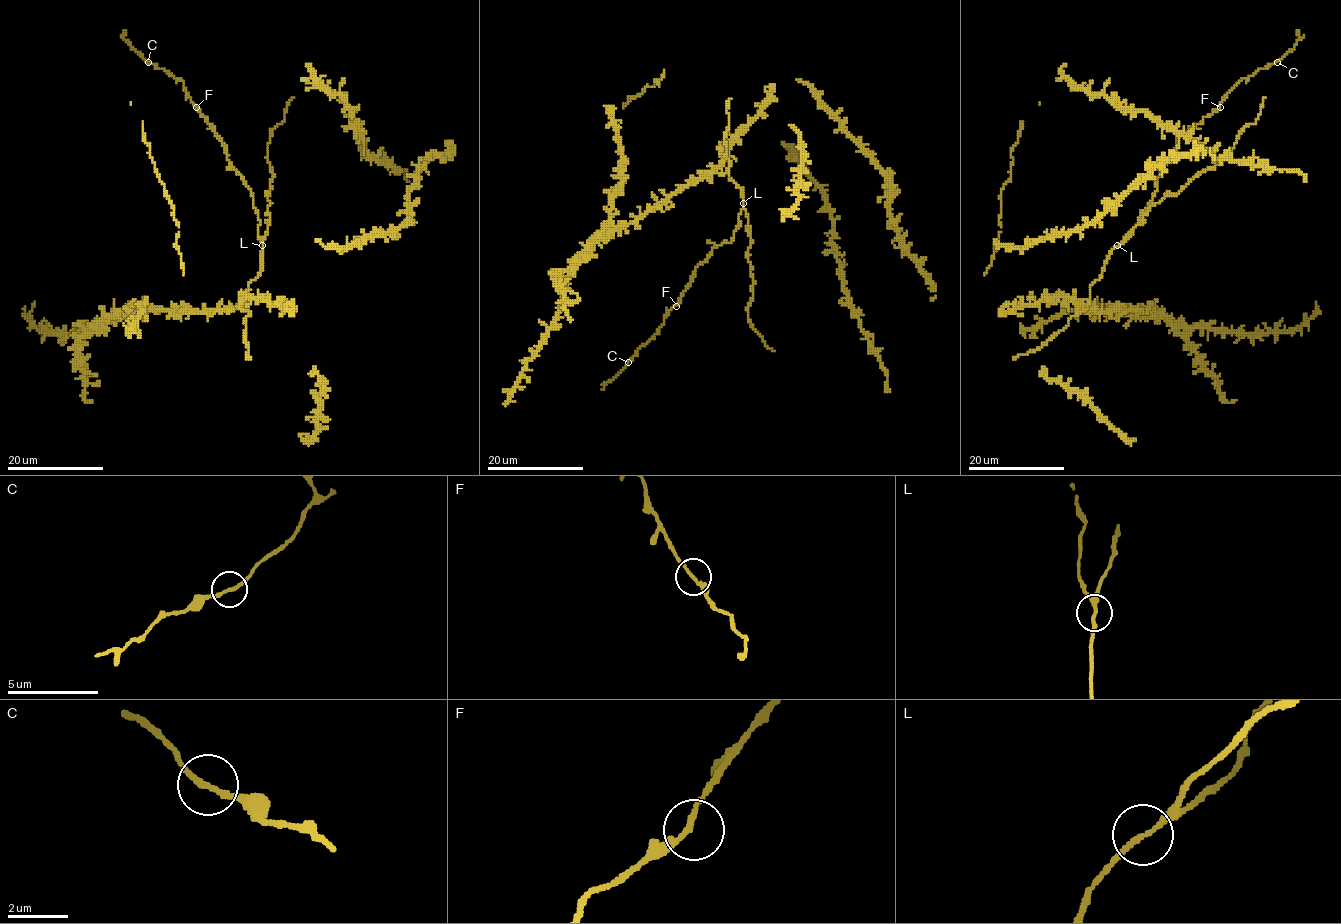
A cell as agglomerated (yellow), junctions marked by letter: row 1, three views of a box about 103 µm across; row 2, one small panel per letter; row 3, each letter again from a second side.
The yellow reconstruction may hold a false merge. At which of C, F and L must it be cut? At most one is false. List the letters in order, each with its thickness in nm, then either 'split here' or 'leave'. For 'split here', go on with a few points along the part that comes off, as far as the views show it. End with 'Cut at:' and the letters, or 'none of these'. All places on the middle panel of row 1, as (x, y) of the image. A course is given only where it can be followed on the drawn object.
C: 180 nm | leave
F: 160 nm | leave
L: 170 nm | leave
Cut at: none of these

